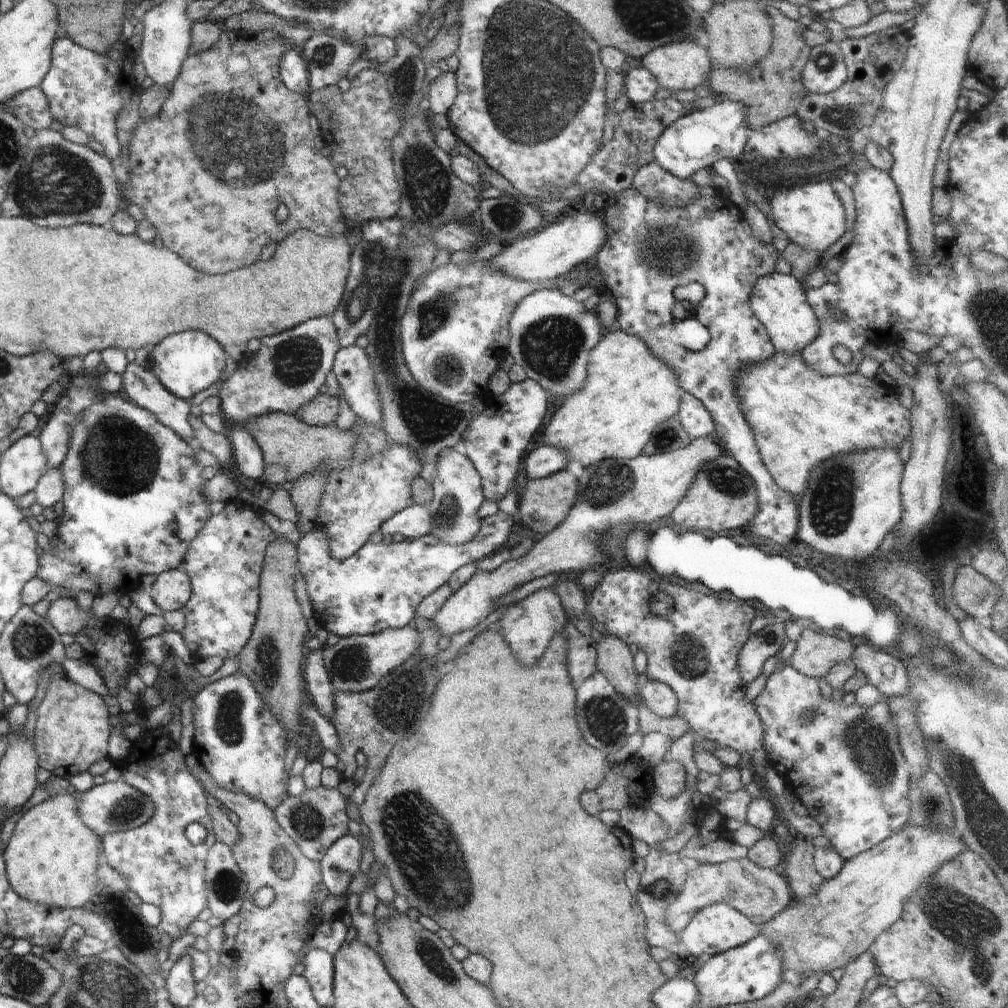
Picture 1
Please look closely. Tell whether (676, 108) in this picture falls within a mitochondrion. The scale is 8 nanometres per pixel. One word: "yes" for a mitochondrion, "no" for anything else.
no

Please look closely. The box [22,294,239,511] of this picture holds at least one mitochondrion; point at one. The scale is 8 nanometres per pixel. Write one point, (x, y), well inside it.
(116, 455)

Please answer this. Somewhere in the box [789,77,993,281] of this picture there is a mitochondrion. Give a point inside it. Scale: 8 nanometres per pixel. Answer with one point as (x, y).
(844, 117)

